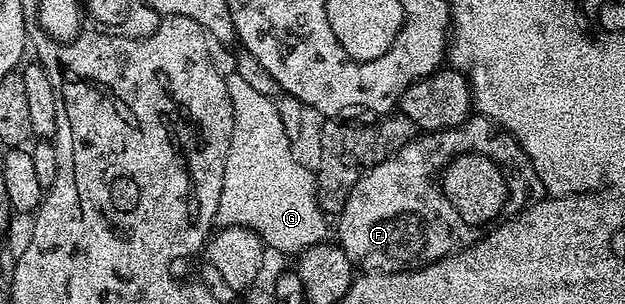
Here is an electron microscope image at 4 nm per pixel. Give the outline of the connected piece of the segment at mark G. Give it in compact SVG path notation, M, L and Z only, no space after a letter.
M236 74L230 75L225 85L233 111L233 137L227 154L227 166L223 170L223 194L219 194L216 223L221 228L243 227L254 230L274 253L300 254L311 246L328 241L331 224L325 221L321 213L323 204L319 199L318 177L314 169L304 168L295 160L276 99L259 94L259 90L247 83L247 78Z

